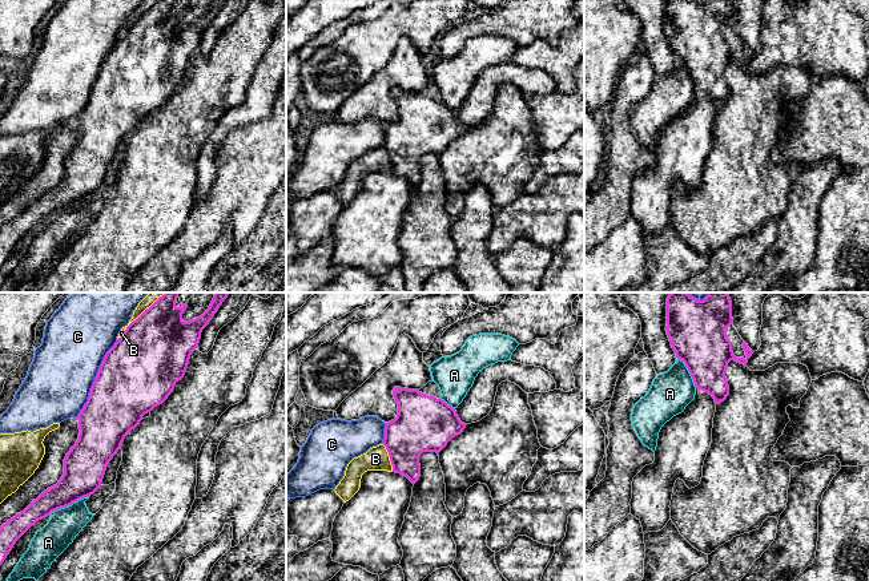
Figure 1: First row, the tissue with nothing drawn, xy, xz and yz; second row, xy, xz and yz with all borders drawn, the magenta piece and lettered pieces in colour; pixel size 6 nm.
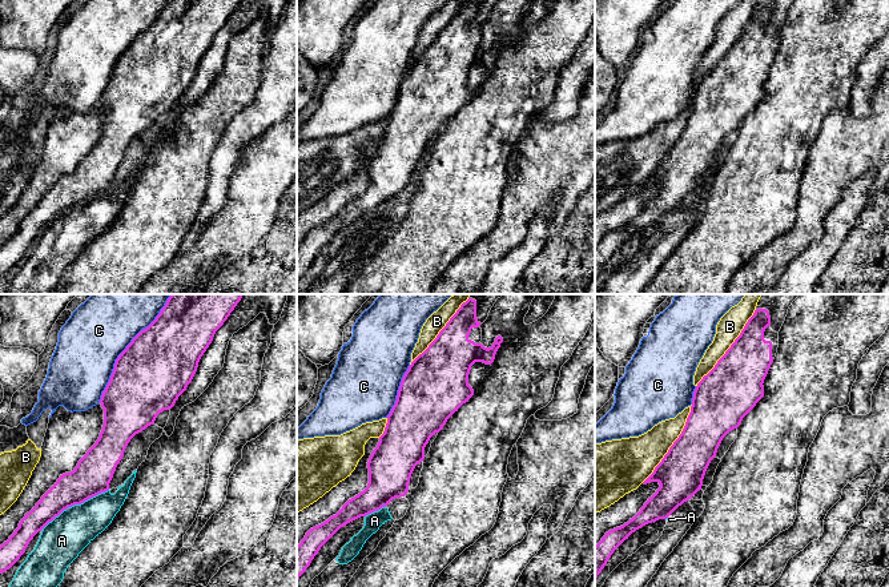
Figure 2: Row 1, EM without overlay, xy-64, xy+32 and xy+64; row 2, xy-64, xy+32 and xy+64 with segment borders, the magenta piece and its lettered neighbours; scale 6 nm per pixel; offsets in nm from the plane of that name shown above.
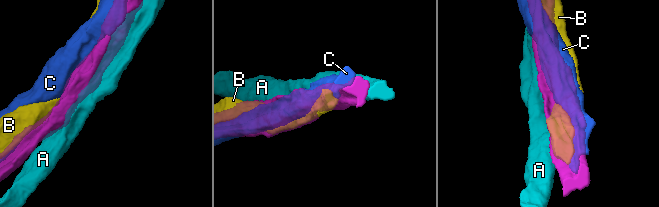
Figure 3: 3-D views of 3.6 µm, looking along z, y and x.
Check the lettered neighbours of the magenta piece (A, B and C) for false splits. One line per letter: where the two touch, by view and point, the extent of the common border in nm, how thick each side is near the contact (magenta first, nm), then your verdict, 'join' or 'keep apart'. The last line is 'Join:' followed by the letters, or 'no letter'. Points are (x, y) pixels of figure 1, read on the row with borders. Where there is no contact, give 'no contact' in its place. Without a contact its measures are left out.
A: contact xy (68, 505); length 260 nm; calibres 260 and 190 nm; keep apart
B: contact xy (141, 314); length 400 nm; calibres 440 and 80 nm; keep apart
C: contact xy (96, 378); length 550 nm; calibres 460 and 400 nm; keep apart
Join: no letter

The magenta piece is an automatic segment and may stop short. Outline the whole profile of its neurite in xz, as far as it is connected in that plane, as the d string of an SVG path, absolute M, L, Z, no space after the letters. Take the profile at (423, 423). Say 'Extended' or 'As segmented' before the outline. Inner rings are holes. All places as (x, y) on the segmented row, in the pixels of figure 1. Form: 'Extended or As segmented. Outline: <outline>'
As segmented. Outline: M395 387L393 395L398 403L398 415L386 423L383 445L393 472L415 484L421 477L421 455L439 453L452 437L463 432L466 424L455 408L442 399L401 387Z

